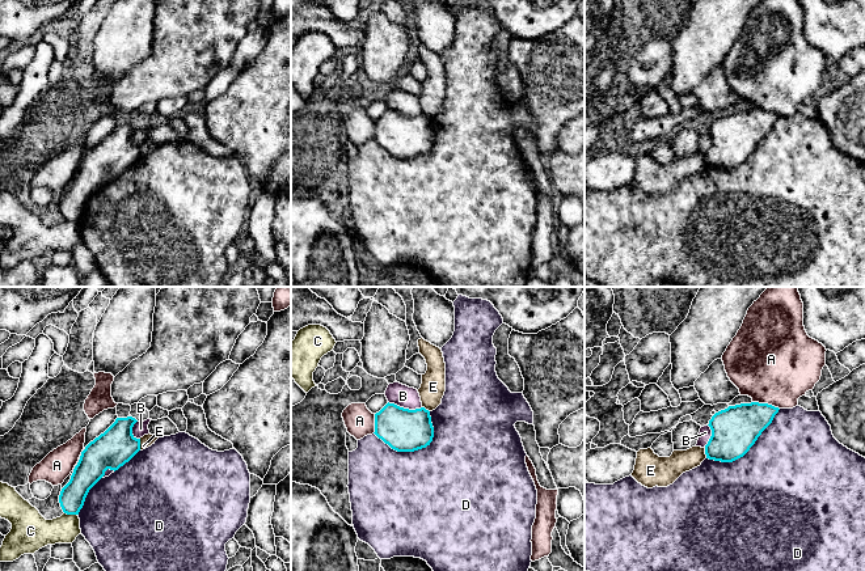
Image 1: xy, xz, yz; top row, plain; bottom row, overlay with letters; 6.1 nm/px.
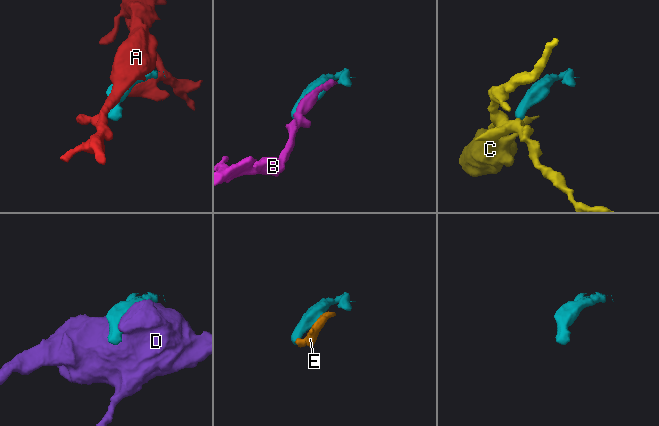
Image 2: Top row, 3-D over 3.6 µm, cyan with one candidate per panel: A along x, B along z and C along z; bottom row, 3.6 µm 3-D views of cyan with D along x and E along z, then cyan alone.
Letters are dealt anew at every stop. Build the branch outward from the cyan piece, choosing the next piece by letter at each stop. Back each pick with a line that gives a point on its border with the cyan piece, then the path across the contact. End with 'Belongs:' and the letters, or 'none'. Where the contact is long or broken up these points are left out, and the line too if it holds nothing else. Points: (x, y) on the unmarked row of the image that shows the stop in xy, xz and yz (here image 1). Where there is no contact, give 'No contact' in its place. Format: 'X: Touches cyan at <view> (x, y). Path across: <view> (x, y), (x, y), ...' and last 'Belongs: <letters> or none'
Belongs: none

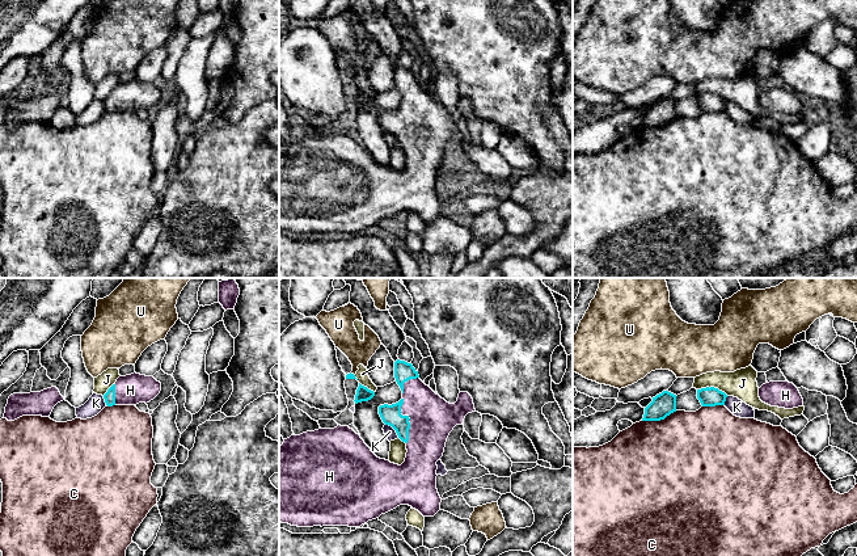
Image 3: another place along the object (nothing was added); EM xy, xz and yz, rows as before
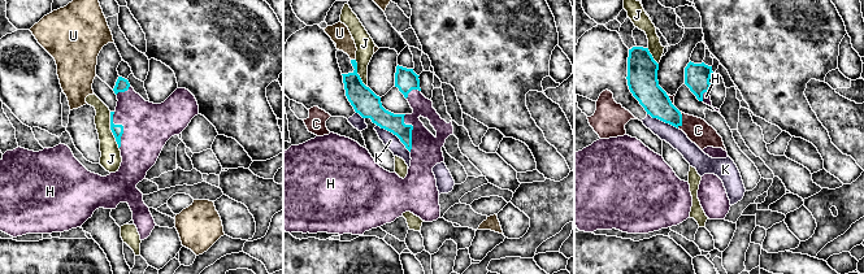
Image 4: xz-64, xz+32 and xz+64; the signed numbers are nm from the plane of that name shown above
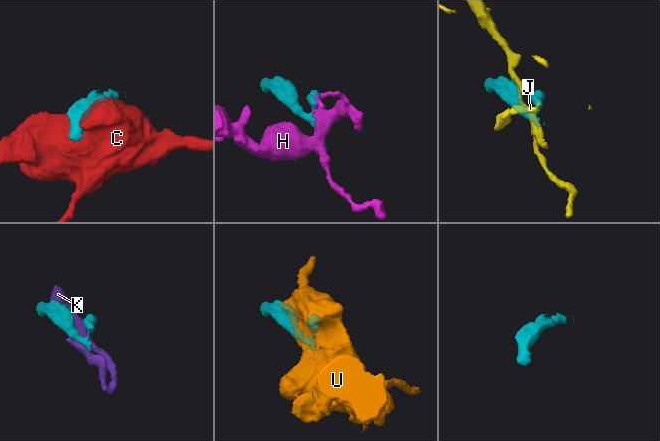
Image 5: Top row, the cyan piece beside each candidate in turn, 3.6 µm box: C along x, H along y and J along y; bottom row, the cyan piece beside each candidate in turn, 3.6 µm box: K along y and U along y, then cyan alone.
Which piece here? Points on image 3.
H: Touches cyan at xz (409, 125)
Belongs: H

